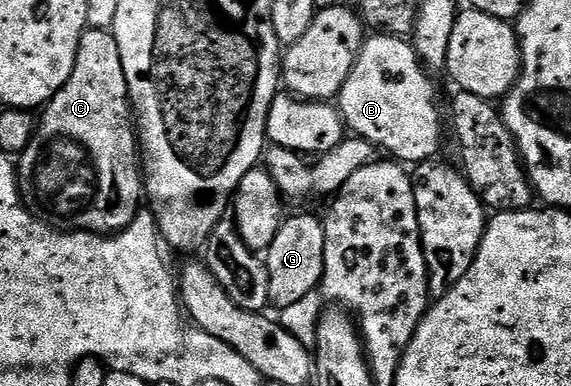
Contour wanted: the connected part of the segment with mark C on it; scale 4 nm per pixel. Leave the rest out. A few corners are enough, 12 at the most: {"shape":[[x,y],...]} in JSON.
{"shape":[[85,29],[19,154],[23,204],[120,233],[146,185],[122,51]]}

